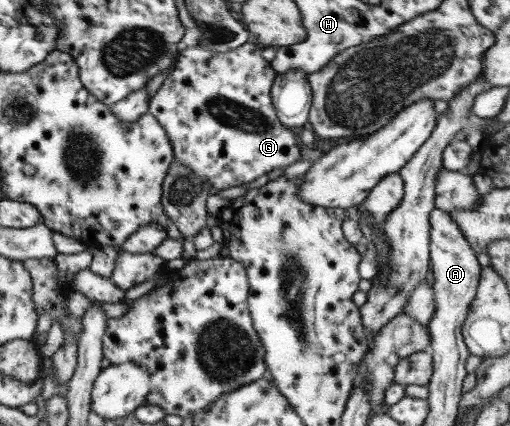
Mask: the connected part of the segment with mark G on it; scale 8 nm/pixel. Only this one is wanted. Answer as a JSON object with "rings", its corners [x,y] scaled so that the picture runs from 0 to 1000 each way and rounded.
{"rings":[[[476,103],[451,122],[414,124],[394,108],[355,115],[335,174],[294,230],[290,265],[316,291],[335,331],[339,378],[355,378],[382,413],[414,427],[427,444],[484,434],[539,394],[559,394],[590,376],[590,345],[576,300],[563,303],[543,279],[531,209],[541,181],[529,146],[512,129],[518,110]]]}

